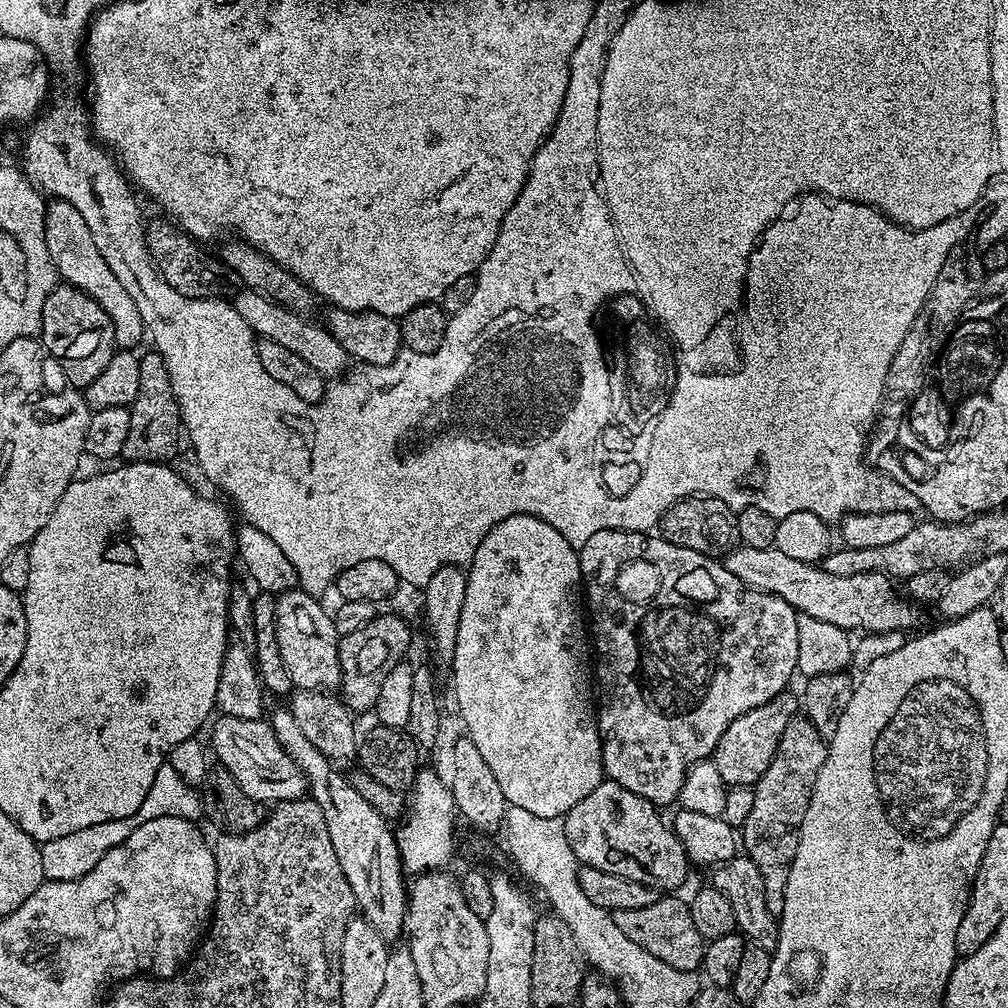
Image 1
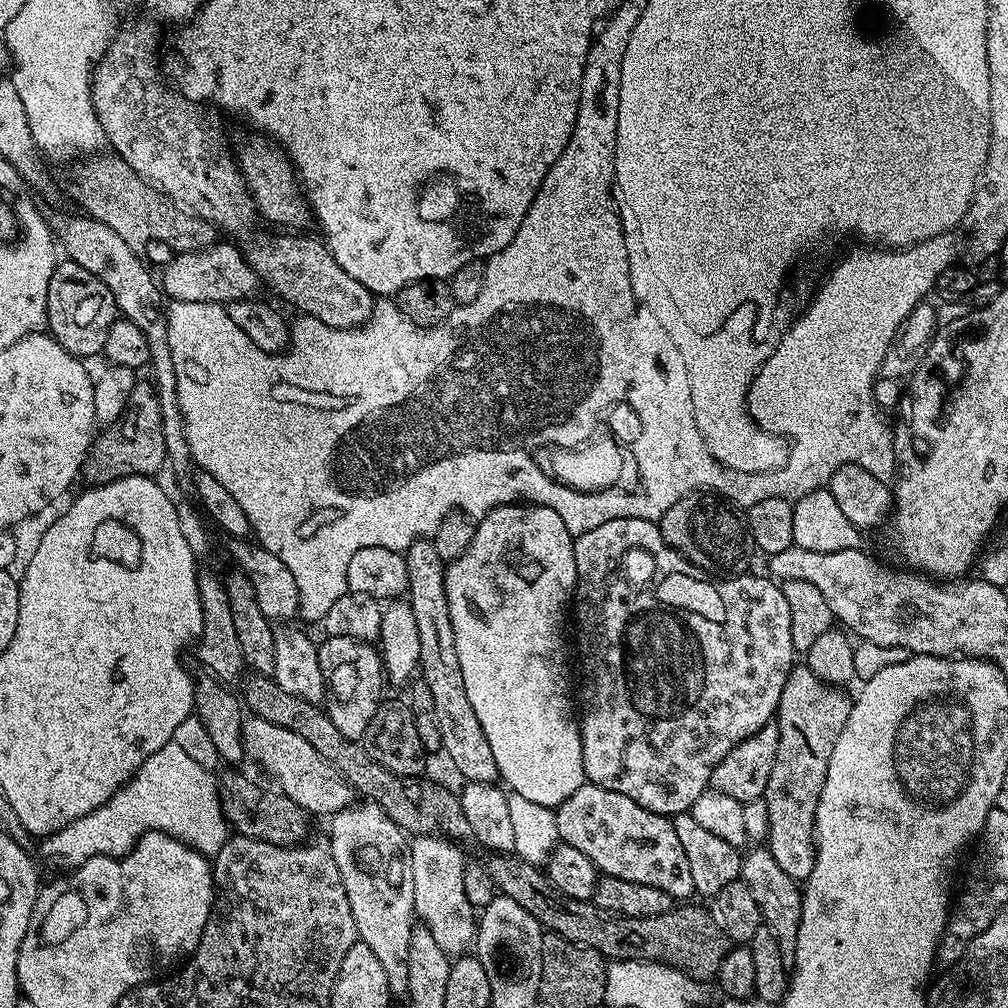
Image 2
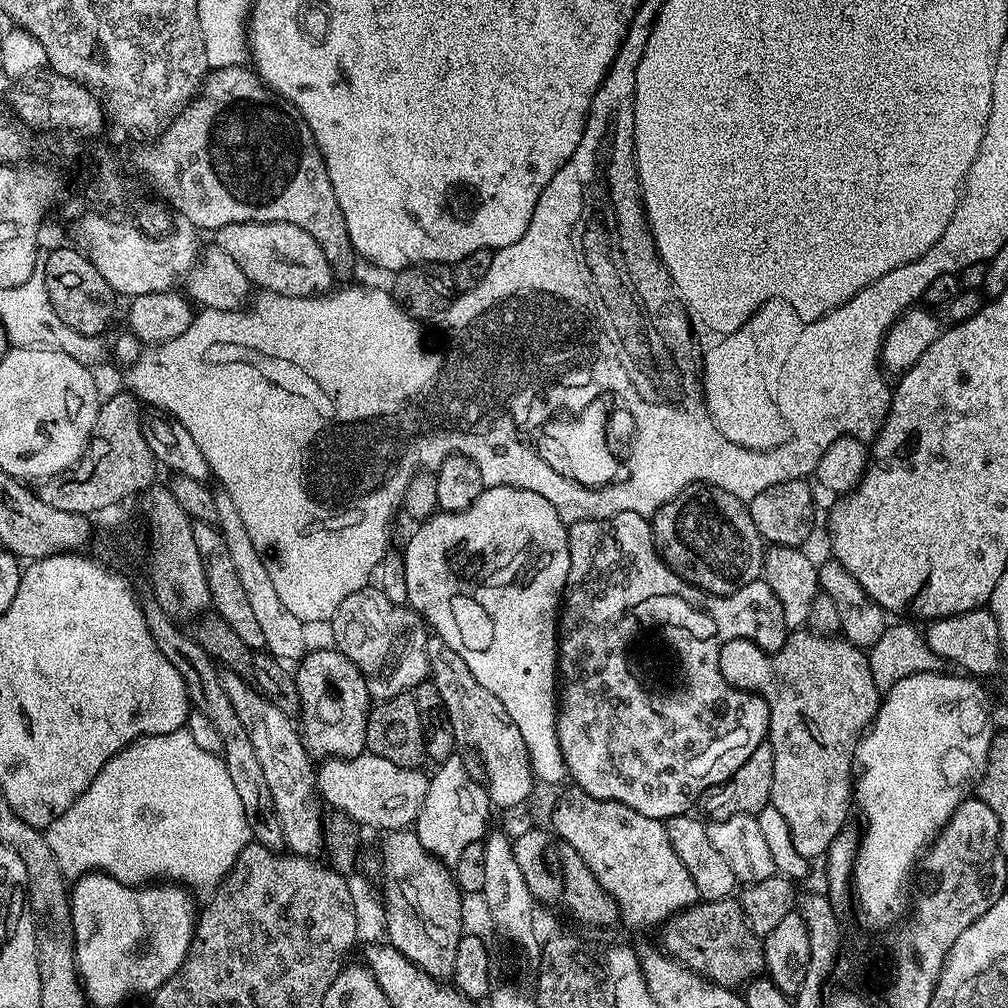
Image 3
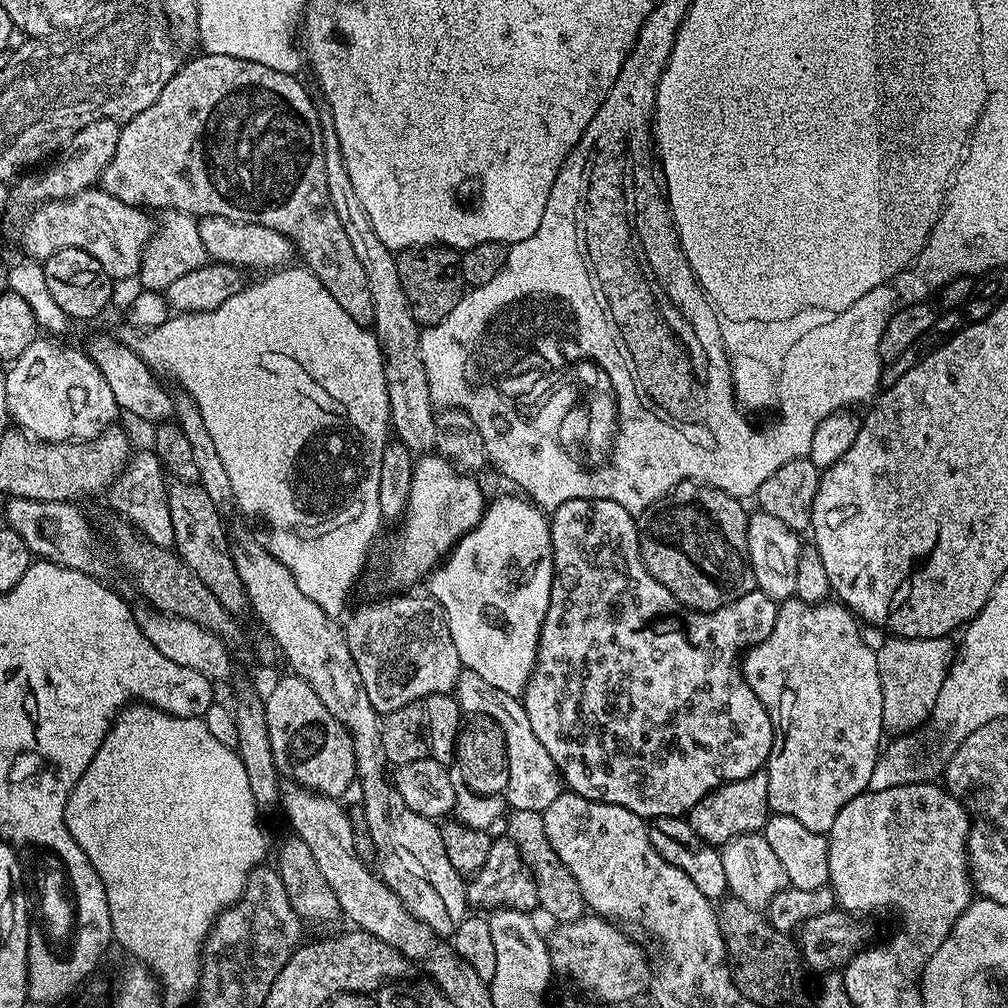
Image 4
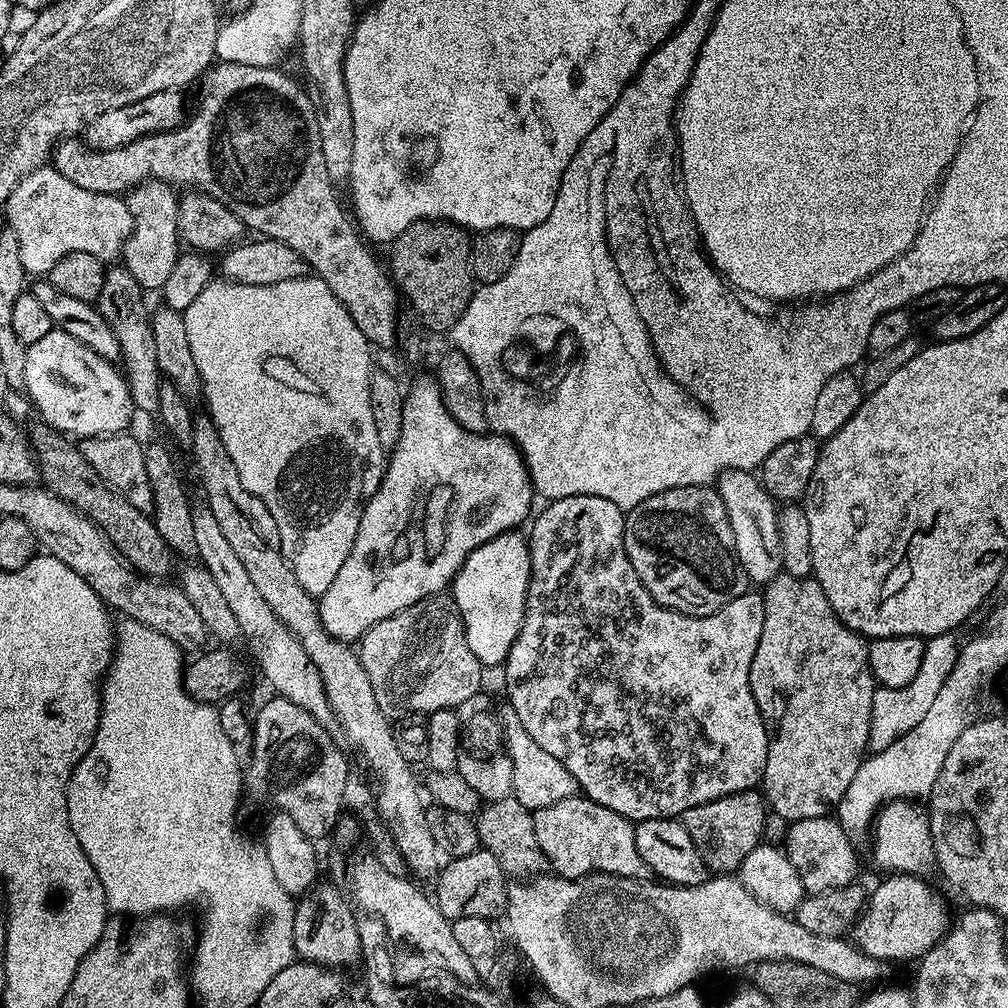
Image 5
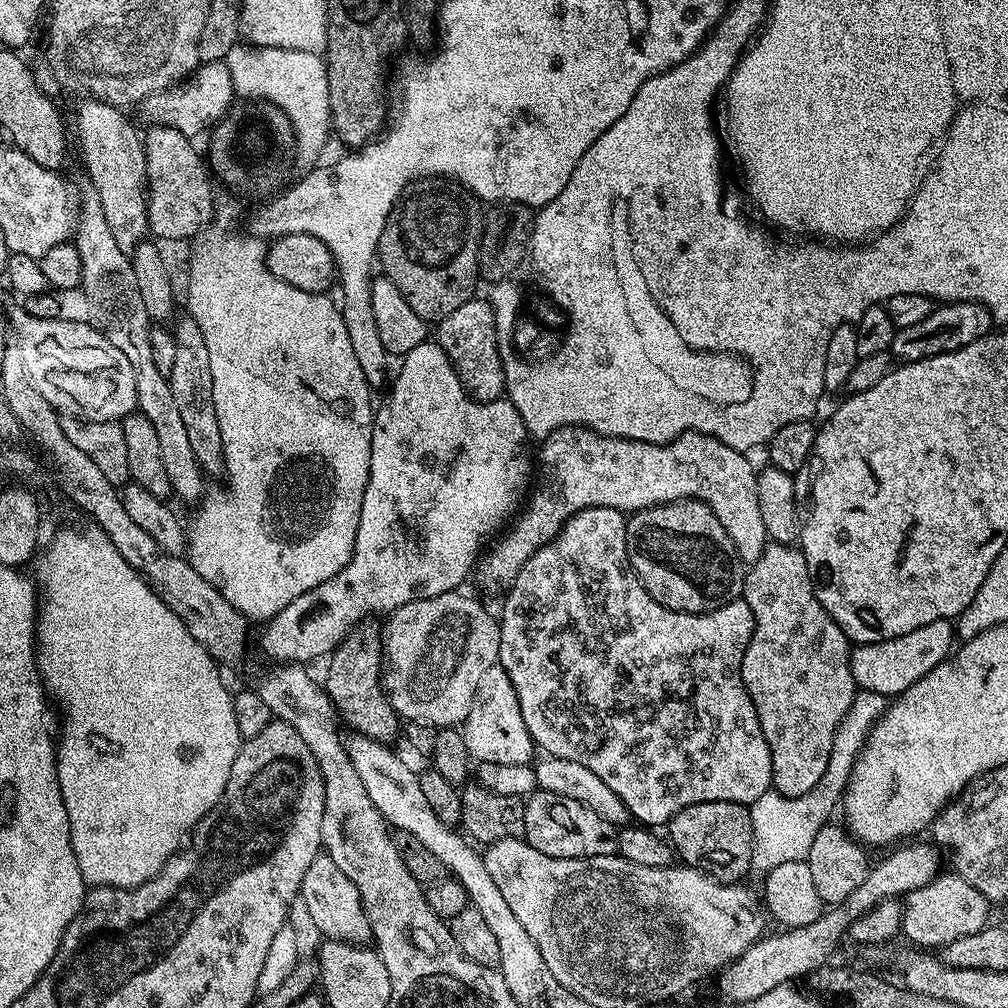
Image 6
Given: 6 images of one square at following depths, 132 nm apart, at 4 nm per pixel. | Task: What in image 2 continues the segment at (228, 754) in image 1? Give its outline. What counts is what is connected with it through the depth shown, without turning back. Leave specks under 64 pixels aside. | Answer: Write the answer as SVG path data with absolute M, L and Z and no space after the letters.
M249 715L244 721L244 746L249 757L260 760L260 764L273 776L275 787L285 792L291 800L298 802L313 817L331 817L353 803L354 791L342 773L335 768L306 738L266 722L266 718Z

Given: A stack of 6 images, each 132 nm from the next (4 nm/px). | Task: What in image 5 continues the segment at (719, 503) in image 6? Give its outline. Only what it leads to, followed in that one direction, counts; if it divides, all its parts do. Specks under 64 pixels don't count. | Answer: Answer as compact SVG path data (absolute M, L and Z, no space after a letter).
M730 468L718 477L718 491L726 506L730 526L734 530L736 553L753 585L769 584L782 571L782 550L778 538L777 501L764 489L764 485L752 472Z

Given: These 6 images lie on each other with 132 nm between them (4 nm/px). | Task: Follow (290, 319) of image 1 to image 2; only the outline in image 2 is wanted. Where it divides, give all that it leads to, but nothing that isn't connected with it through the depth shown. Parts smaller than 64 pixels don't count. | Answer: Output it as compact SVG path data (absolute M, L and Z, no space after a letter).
M217 242L200 252L177 255L168 264L162 280L162 292L169 301L210 302L214 306L227 306L236 300L246 300L257 295L258 281L252 268L244 260L239 247Z

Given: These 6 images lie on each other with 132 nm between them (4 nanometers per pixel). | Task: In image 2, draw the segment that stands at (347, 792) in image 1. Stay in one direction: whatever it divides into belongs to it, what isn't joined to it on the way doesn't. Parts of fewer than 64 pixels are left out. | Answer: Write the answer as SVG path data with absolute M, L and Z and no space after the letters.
M371 802L358 804L331 817L328 845L346 887L357 937L377 955L393 997L404 998L409 990L410 938L416 924L411 845L404 830L380 807Z

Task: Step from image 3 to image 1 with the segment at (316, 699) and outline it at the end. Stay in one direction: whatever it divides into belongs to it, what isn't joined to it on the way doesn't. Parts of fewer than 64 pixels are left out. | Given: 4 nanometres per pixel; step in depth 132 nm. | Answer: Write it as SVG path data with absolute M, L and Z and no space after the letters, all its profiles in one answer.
M378 614L366 626L354 630L350 634L340 636L340 686L339 695L353 713L359 714L375 709L378 690L382 690L382 682L386 674L394 670L396 664L405 659L408 647L412 644L412 632L408 624L400 616L384 616Z

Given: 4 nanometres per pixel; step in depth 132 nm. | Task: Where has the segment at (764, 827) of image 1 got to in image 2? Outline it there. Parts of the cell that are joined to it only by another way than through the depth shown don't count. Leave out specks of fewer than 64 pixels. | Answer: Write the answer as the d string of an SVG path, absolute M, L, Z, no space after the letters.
M796 666L786 678L780 704L776 707L774 723L778 726L778 754L774 758L774 770L770 770L770 782L766 782L762 797L768 815L766 846L774 862L778 862L778 866L782 866L782 870L786 870L786 874L790 874L790 878L797 882L807 880L816 861L814 833L818 798L822 794L822 782L826 780L826 770L830 766L830 754L834 754L834 742L838 742L838 734L842 734L842 726L846 726L846 718L852 709L852 700L844 692L847 691L821 682L820 677L814 675L808 667Z

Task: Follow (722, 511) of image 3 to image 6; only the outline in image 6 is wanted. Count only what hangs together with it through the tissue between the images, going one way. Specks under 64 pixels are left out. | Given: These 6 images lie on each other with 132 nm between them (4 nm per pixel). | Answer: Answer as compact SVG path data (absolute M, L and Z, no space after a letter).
M675 500L633 512L627 517L627 522L626 550L630 566L654 602L675 612L713 612L723 604L741 599L745 565L736 552L730 534L726 534L722 522L718 522L714 510L710 510L708 504L700 500Z

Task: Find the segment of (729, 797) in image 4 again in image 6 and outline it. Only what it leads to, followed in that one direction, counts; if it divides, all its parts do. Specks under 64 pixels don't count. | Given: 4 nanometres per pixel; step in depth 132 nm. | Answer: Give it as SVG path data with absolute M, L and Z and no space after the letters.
M725 800L691 804L668 821L666 836L675 855L679 859L681 856L687 867L697 868L722 884L743 881L743 876L752 868L752 814L749 805Z

